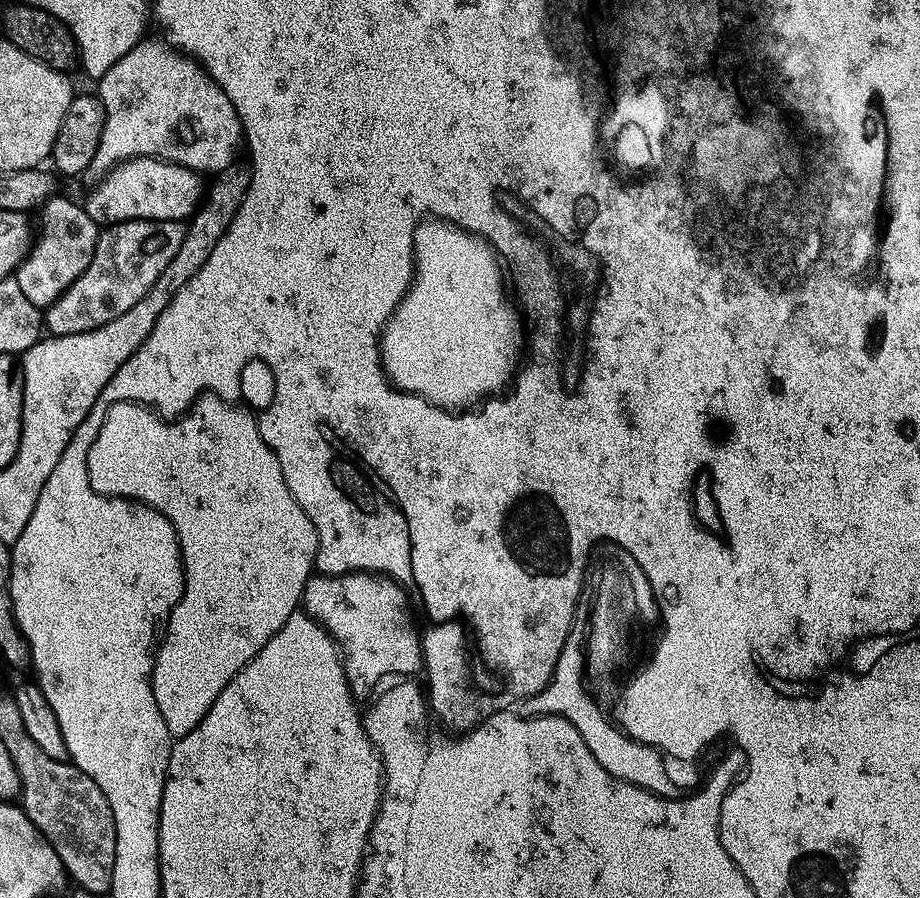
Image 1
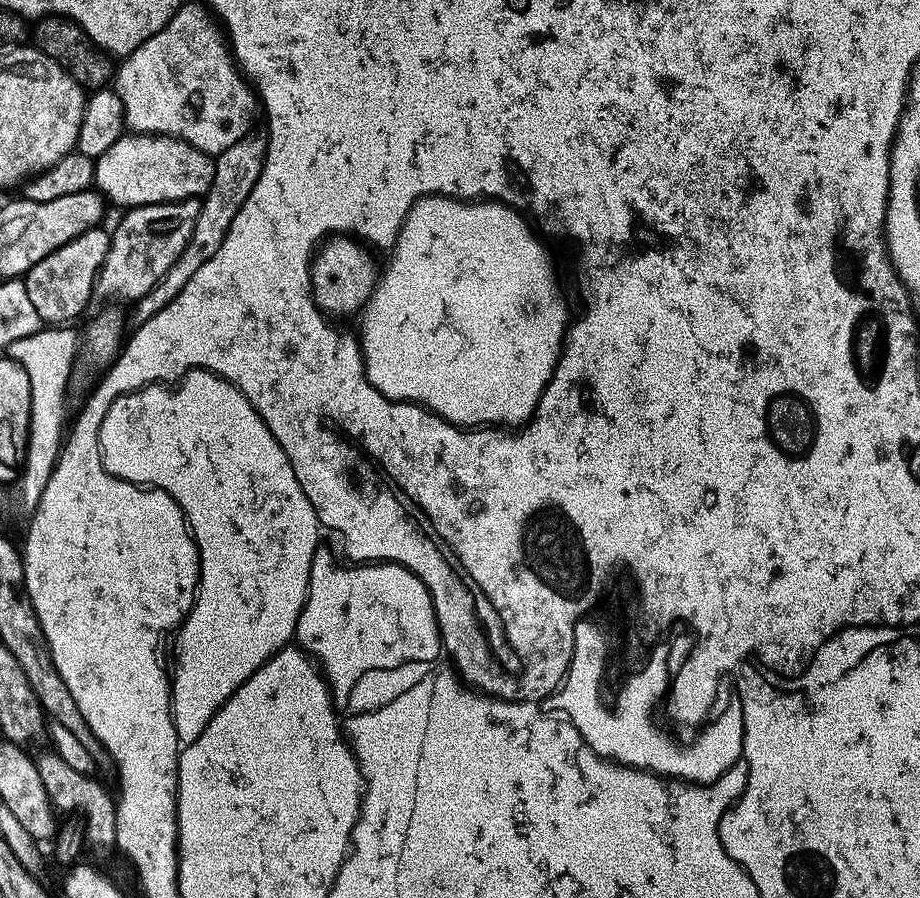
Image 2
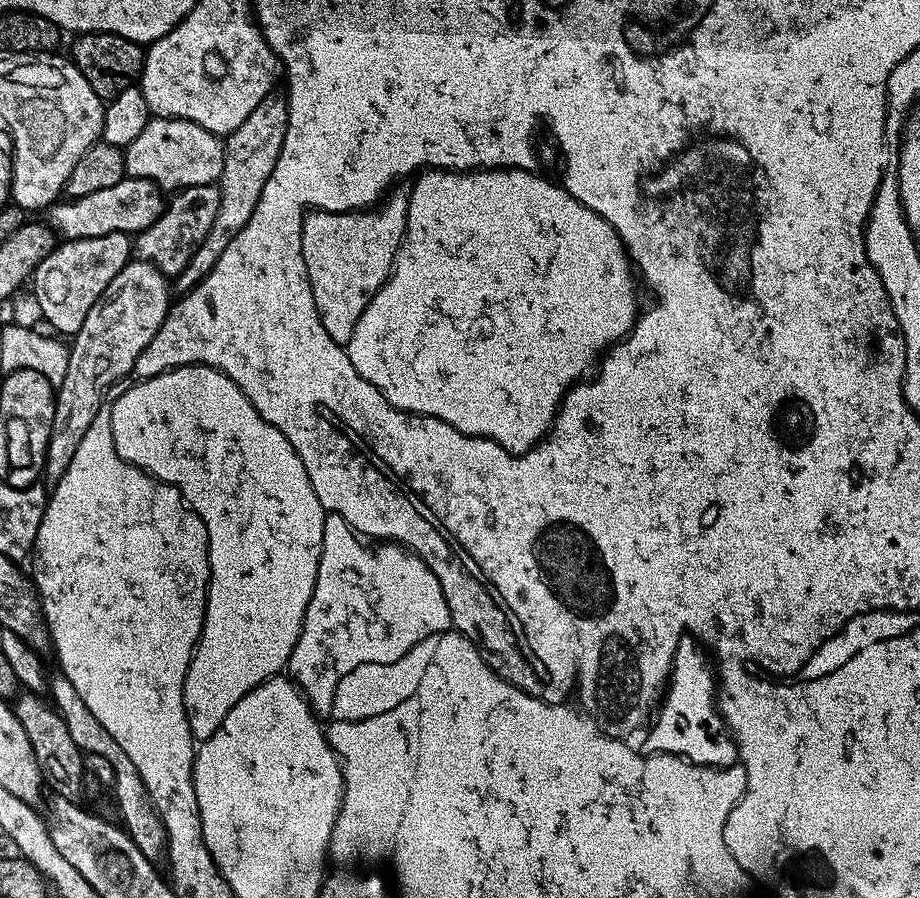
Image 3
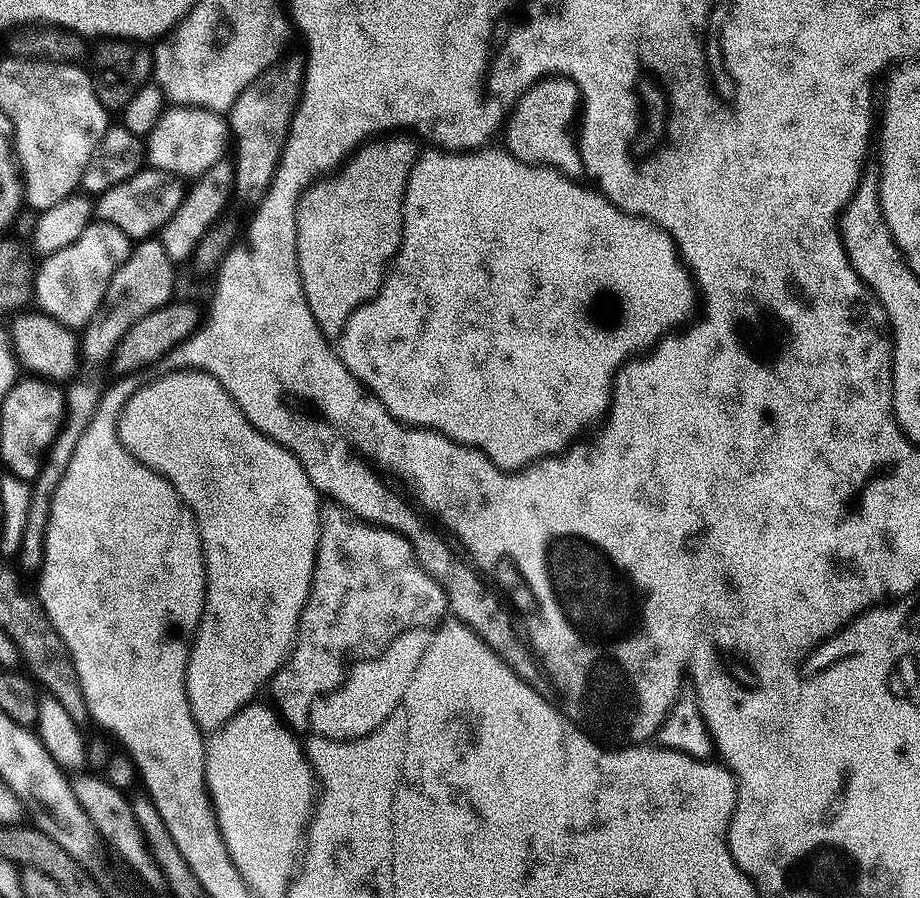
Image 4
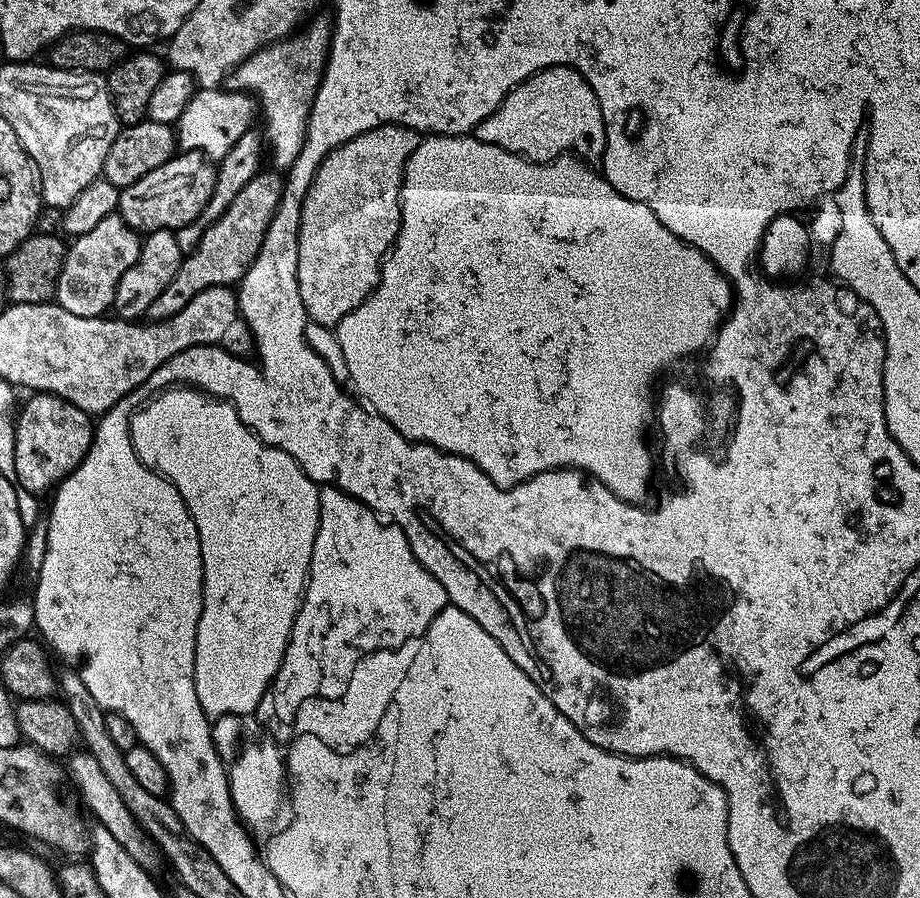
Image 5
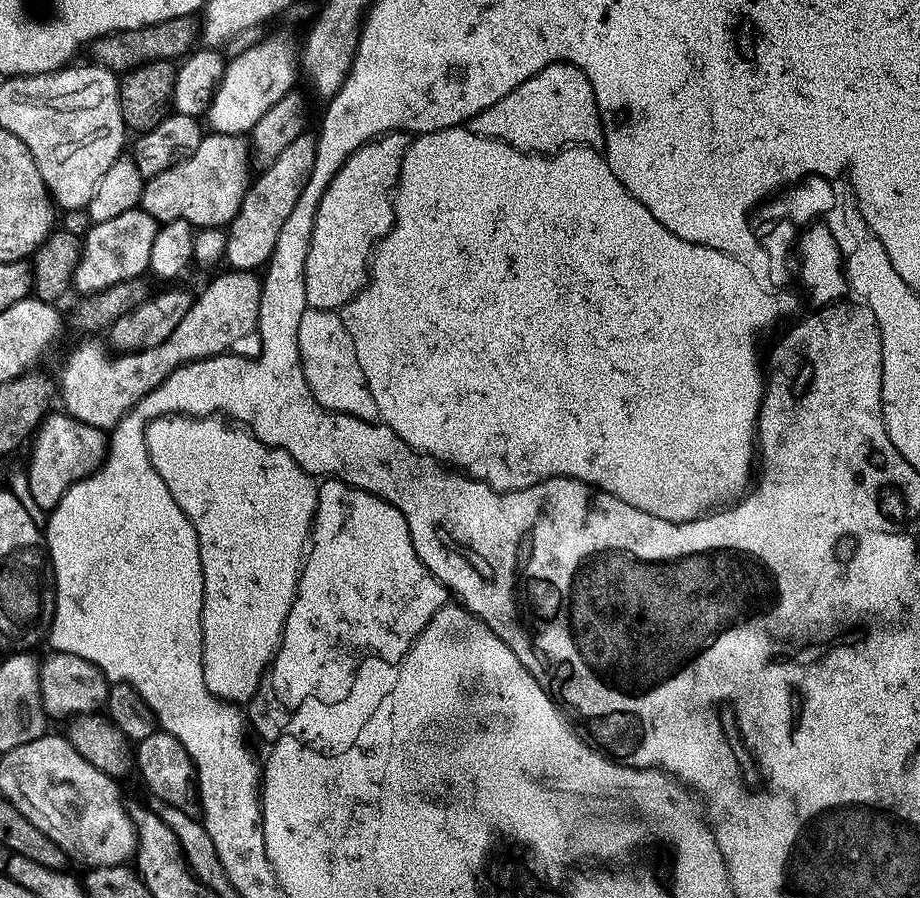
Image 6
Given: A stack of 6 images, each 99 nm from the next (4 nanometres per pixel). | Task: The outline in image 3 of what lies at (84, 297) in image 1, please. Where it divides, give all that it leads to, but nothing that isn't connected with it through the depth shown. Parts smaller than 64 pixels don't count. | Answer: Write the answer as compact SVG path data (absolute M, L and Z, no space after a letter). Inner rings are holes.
M203 184L202 186L190 186L179 189L175 193L173 200L167 201L164 212L152 223L144 232L135 233L134 252L139 259L153 264L159 272L164 273L169 278L179 276L180 271L188 266L188 260L194 254L194 250L206 238L210 226L214 224L214 214L218 212L218 202L220 201L220 189L216 184Z

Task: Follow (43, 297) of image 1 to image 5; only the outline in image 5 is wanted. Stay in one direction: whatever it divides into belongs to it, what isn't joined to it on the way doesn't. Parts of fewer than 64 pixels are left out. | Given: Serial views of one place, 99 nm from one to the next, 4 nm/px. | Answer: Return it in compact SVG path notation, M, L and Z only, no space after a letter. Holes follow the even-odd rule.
M113 214L102 218L102 222L98 222L98 226L94 226L94 230L75 237L71 243L67 245L62 268L57 276L55 303L70 310L70 314L78 314L79 316L105 315L112 308L112 299L122 274L126 274L126 270L130 270L130 266L134 266L134 262L140 256L141 237L136 229L131 228L120 215Z

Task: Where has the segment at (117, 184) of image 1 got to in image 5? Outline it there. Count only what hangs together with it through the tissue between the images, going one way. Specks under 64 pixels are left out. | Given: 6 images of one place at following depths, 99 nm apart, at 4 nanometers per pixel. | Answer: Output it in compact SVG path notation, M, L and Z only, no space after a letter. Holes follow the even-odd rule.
M200 88L182 110L174 125L176 143L185 152L202 152L209 160L218 162L231 150L234 142L253 127L254 100L243 90L224 92L220 88Z

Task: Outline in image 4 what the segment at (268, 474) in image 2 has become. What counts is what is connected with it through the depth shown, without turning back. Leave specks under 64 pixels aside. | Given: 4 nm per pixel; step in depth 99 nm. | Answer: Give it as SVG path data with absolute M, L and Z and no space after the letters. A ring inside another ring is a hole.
M179 369L158 376L154 382L141 385L140 389L131 396L130 402L123 408L119 422L120 440L129 452L145 465L155 469L165 479L169 480L176 493L184 499L185 505L192 511L195 531L200 533L204 544L204 565L206 566L206 598L204 613L200 615L200 624L190 640L188 653L188 673L186 674L186 690L190 710L201 733L215 734L221 726L245 704L251 704L257 699L256 691L267 685L277 670L284 665L296 642L296 631L300 625L300 615L304 603L308 600L308 591L312 585L312 575L316 565L316 551L320 541L320 509L322 497L316 487L310 482L302 462L288 448L283 448L266 434L262 434L246 414L242 412L237 402L221 384L208 372L200 369Z

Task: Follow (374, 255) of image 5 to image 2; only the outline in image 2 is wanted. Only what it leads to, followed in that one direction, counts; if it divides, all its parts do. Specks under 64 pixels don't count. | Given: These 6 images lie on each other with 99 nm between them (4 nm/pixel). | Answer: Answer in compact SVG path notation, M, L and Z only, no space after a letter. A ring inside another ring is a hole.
M349 236L331 237L321 245L312 261L311 286L316 307L324 315L350 316L363 309L378 279L378 268L376 272L371 254L363 243Z

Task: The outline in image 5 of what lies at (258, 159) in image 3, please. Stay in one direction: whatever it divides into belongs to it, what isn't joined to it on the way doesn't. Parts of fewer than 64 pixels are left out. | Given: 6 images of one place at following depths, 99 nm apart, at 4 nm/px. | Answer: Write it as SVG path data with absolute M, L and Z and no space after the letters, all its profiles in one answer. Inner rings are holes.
M314 20L295 34L277 40L275 44L267 44L265 48L259 48L254 55L236 67L230 77L237 89L254 94L259 111L260 108L264 111L262 132L266 137L266 148L267 151L268 148L272 151L272 160L277 164L273 165L280 170L291 168L302 150L304 135L308 129L308 115L328 61L332 29L325 21L323 24L320 20Z

